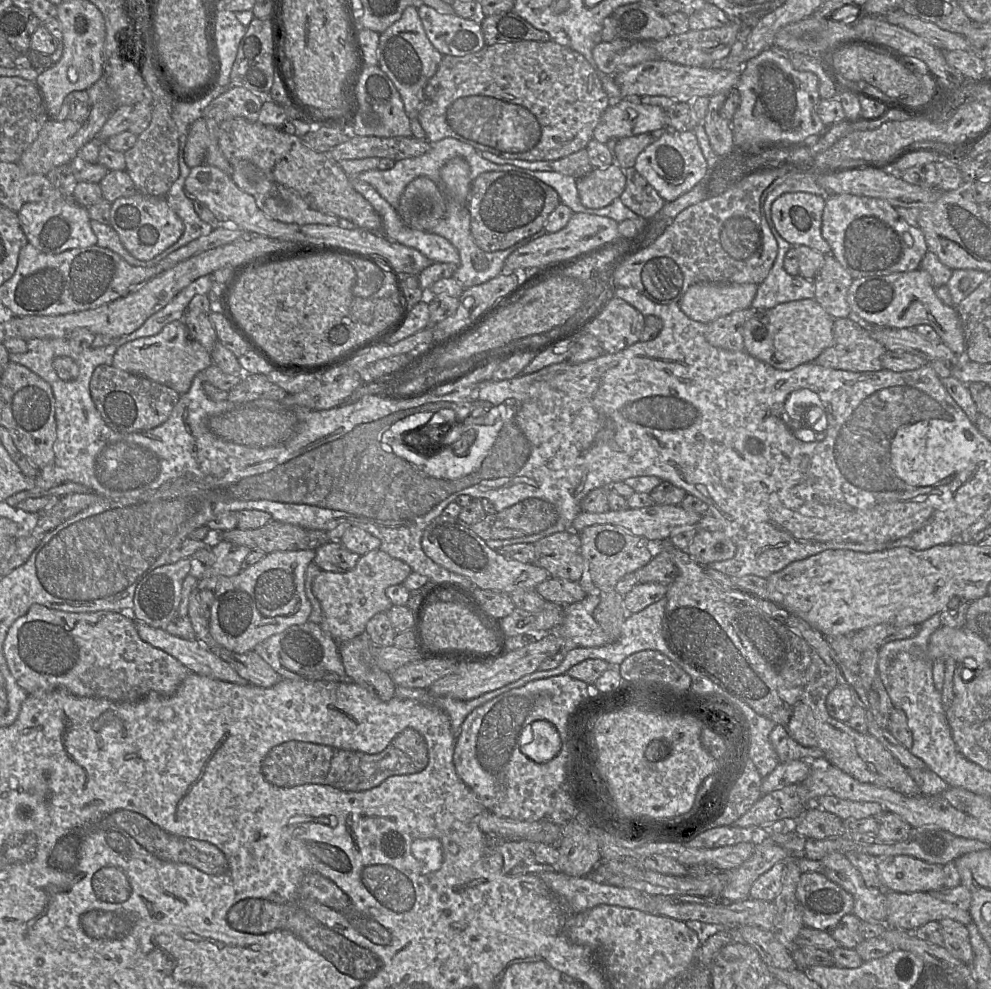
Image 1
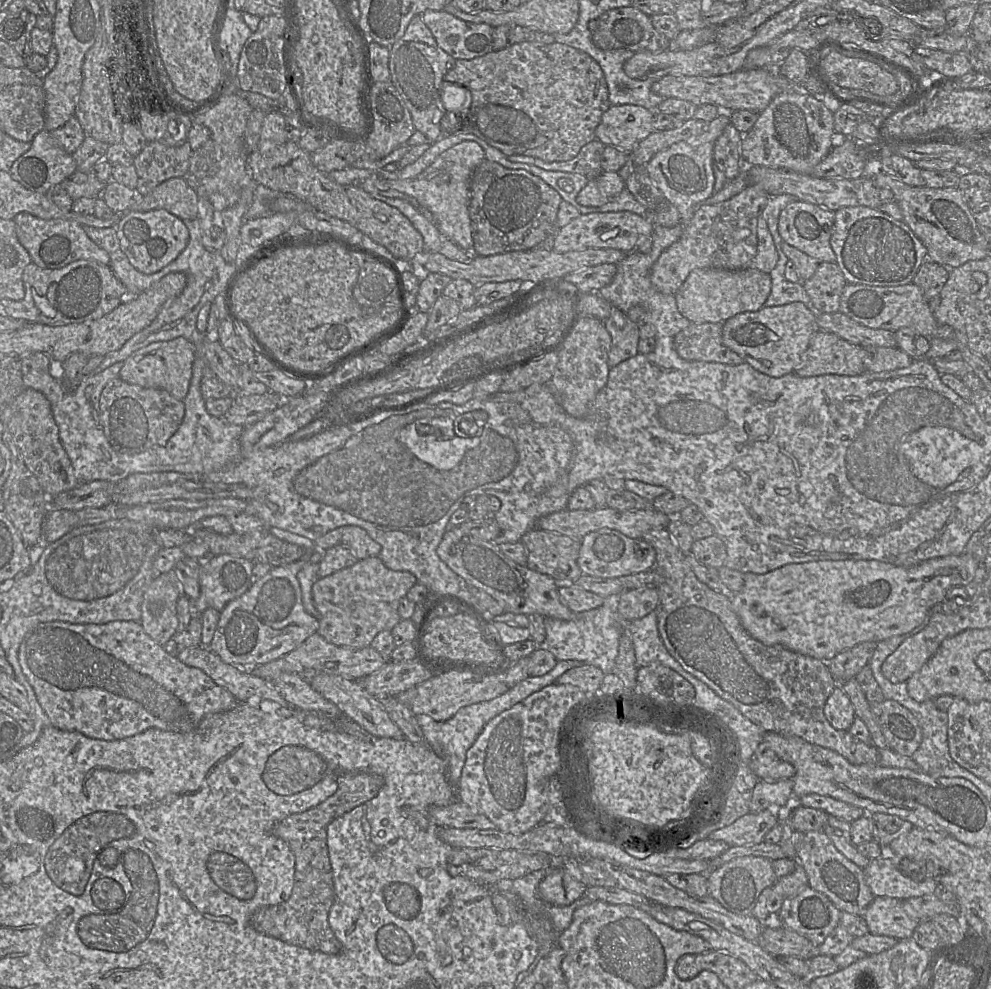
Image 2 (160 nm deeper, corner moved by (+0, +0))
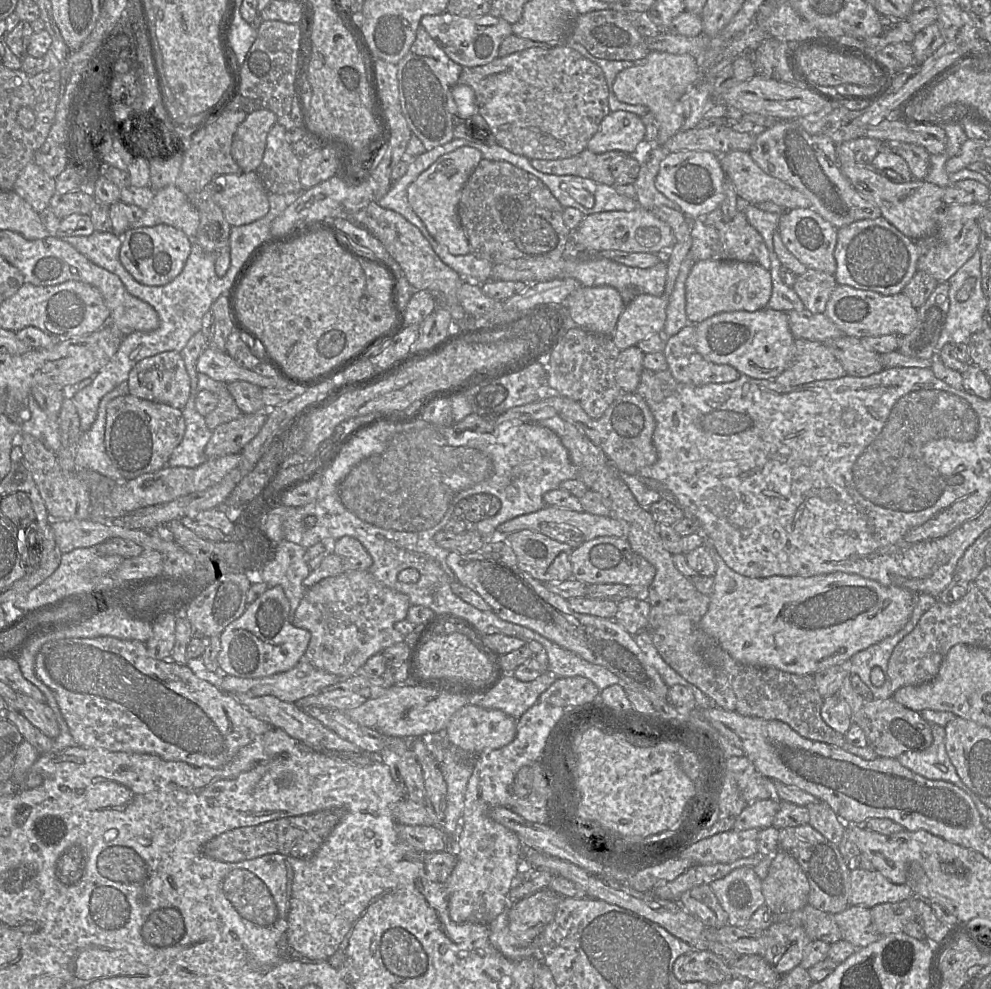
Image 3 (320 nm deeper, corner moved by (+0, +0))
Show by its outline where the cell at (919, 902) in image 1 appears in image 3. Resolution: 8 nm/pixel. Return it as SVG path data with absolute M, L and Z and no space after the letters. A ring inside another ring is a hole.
M849 906L843 912L833 915L842 933L842 940L857 948L874 943L881 937L873 925L869 908Z

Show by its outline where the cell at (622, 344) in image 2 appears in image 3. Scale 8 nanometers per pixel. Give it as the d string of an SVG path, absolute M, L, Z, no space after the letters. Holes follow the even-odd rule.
M637 346L619 352L615 363L615 379L622 393L635 393L640 382L645 353Z

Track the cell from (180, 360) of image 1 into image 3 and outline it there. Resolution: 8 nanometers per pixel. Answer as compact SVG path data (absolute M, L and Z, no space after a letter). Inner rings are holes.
M165 351L140 360L129 372L129 394L183 409L190 396L190 377L180 352Z

